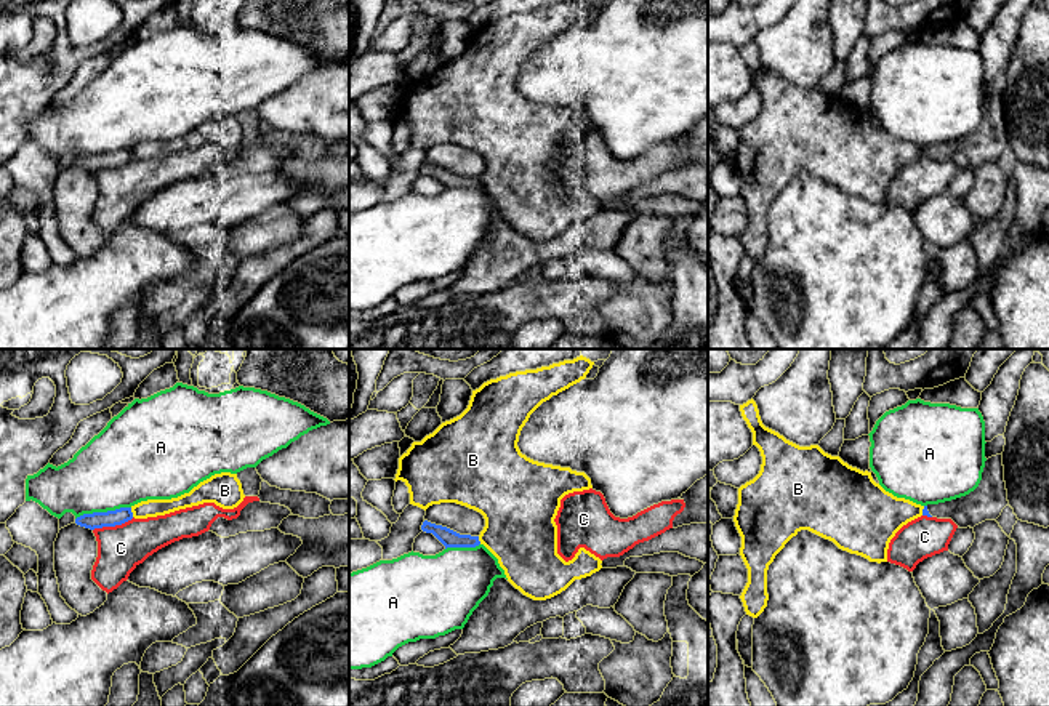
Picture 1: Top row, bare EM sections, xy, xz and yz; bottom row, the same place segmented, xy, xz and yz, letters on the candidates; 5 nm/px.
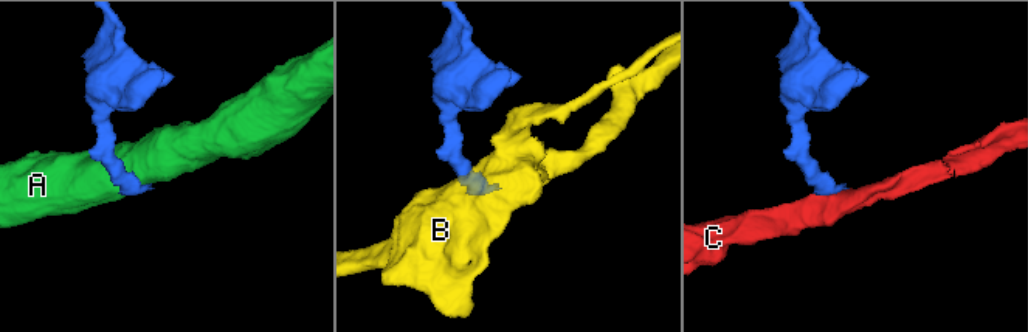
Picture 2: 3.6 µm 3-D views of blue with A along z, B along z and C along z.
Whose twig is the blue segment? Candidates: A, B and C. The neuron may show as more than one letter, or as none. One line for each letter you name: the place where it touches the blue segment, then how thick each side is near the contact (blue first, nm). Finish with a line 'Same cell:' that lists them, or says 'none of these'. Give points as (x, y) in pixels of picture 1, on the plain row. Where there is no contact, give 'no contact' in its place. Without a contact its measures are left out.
Same cell: none of these

